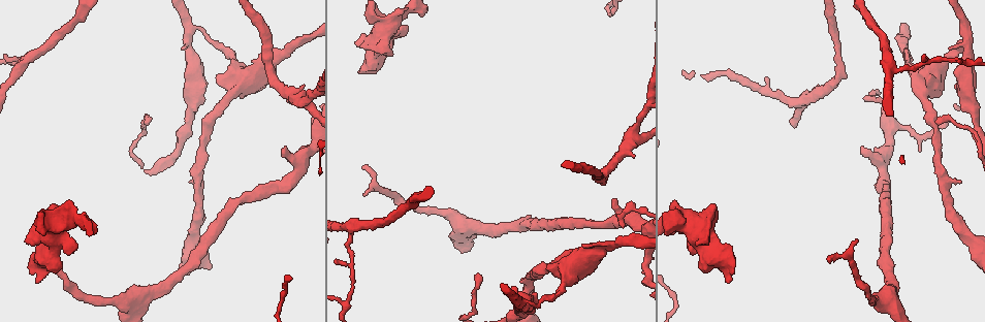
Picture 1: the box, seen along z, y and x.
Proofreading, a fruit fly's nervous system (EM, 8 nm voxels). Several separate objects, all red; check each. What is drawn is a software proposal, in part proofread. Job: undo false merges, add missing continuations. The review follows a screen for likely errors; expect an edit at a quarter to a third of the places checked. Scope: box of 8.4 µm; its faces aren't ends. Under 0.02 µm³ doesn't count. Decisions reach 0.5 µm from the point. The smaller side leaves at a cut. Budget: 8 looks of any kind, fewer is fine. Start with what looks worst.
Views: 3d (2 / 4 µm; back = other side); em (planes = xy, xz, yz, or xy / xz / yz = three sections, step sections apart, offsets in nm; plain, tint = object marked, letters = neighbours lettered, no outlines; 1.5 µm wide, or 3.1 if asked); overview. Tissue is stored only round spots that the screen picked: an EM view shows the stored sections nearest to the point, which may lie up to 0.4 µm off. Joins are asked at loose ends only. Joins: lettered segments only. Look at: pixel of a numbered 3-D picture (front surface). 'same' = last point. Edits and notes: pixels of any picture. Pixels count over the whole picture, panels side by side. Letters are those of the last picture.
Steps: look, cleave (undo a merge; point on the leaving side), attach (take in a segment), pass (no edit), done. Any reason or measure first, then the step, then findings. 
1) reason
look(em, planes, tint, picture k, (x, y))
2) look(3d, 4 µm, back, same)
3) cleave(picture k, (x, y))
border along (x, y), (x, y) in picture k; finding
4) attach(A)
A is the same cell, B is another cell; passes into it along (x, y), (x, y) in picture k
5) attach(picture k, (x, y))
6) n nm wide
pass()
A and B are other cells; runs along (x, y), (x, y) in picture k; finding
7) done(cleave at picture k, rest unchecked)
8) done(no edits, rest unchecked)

tapers out
look(em, yz, step 4, letters, picture 1, (364, 195))

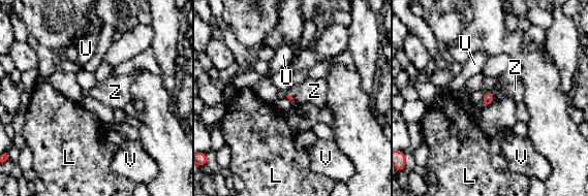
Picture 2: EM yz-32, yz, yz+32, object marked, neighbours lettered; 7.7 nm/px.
look(em, planes, letters, same)

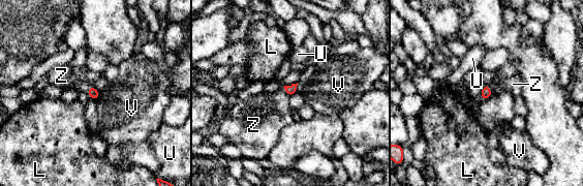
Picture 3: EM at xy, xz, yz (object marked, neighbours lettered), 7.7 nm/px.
attach(Z)
Z is the same cell, L, U and V are other cells; the neuron continues

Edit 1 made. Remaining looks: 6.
see it whole again
look(overview)

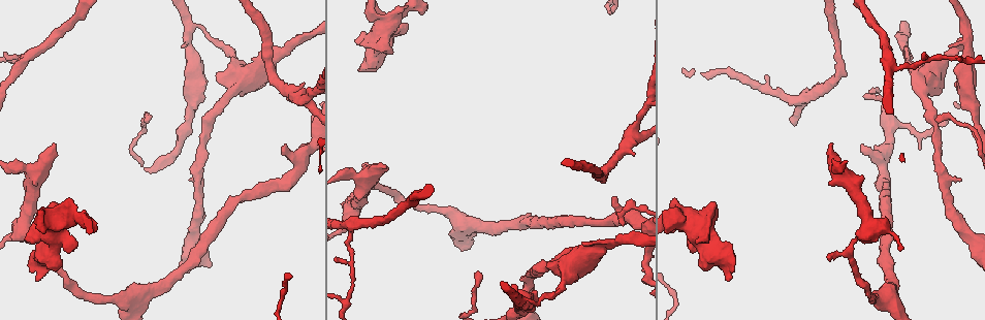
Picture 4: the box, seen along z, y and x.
look(3d, 2 µm, picture 4, (229, 52))

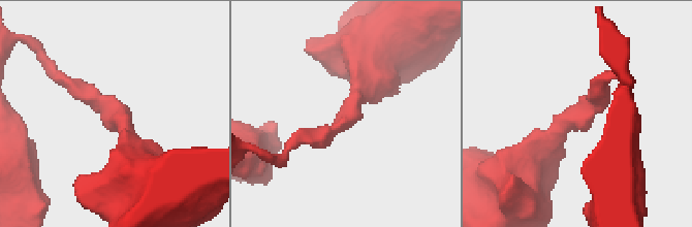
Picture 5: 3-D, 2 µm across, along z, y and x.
look(em, xy, step 4, letters, picture 5, (107, 109))

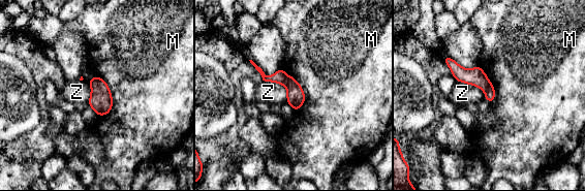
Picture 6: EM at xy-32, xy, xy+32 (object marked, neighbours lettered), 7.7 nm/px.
120 nm wide
cleave(picture 6, (280, 76))
M and Z are other cells; border along (286, 76), (287, 87) in picture 6; two neurons meet here

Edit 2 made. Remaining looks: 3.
done(attach at picture 3, cleave at picture 6, rest unchecked)

